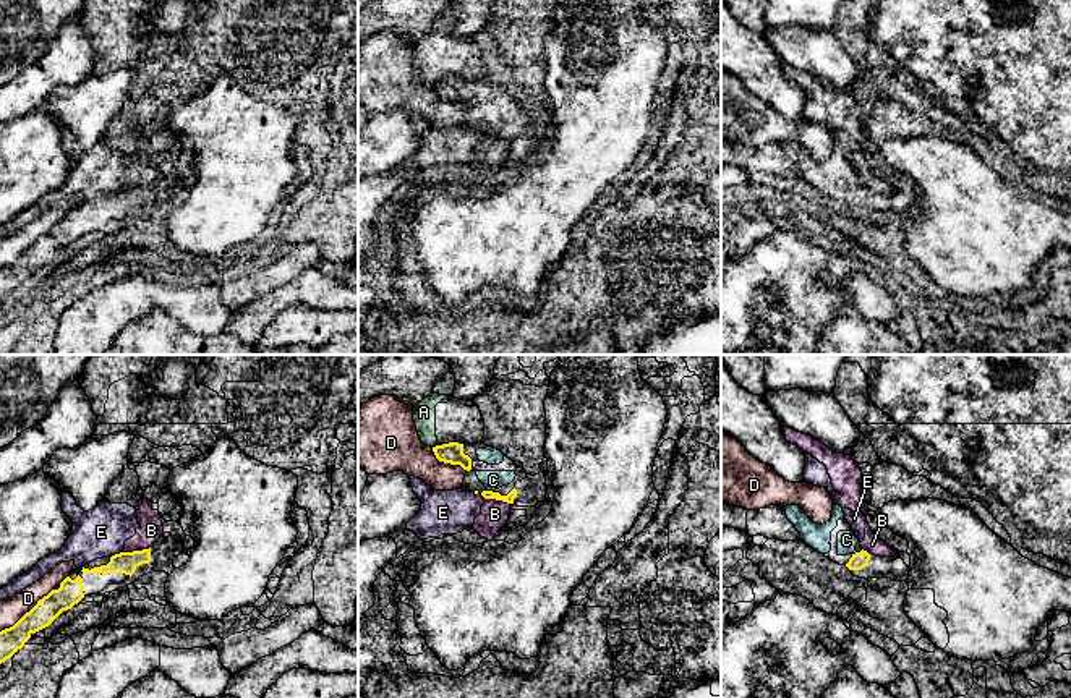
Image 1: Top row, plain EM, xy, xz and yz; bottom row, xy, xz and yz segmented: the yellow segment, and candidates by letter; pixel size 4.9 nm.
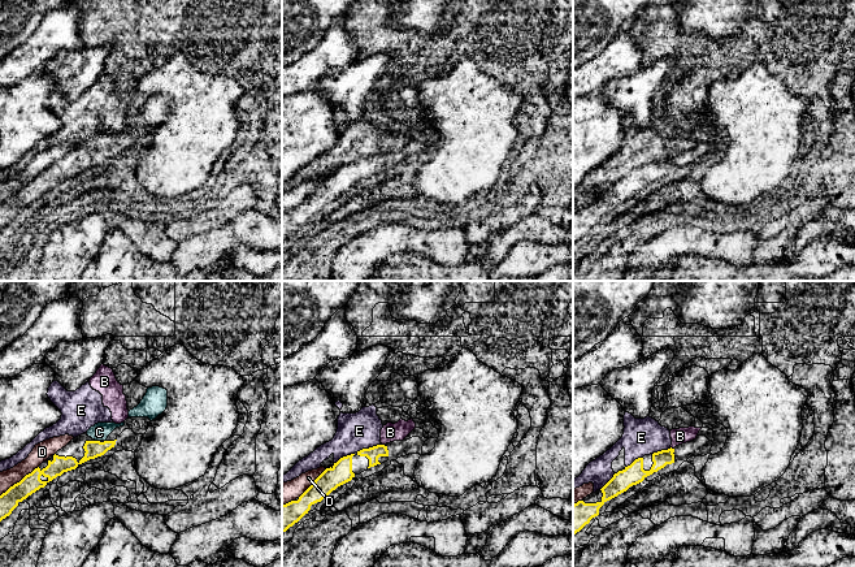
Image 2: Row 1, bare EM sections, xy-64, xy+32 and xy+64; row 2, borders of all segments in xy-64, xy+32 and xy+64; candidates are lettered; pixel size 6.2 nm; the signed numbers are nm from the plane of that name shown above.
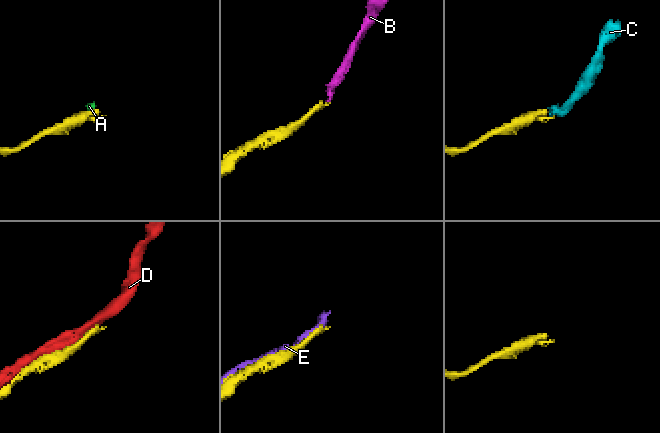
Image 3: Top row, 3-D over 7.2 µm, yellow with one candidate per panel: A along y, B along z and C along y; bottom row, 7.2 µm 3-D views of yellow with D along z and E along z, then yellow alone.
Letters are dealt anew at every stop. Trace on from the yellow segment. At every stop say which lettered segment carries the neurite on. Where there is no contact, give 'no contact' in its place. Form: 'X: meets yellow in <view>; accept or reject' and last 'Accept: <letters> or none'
A: meets yellow in xz; reject
B: meets yellow in xy; reject
C: meets yellow in xz; accept
D: meets yellow in xy; reject
E: meets yellow in xy; reject
Accept: C

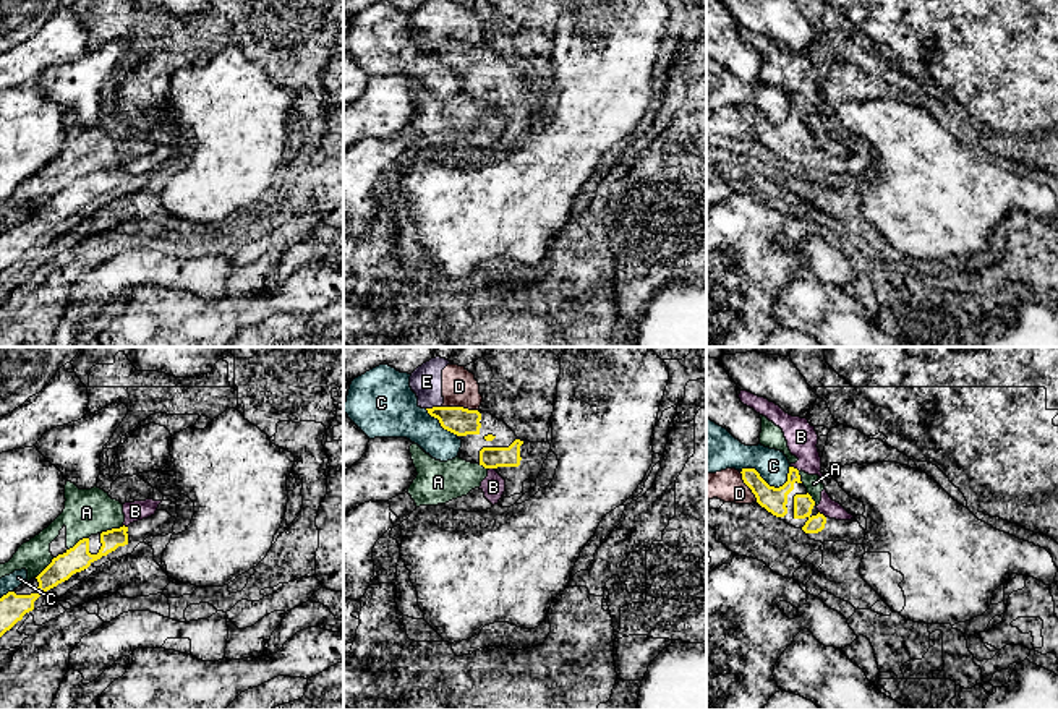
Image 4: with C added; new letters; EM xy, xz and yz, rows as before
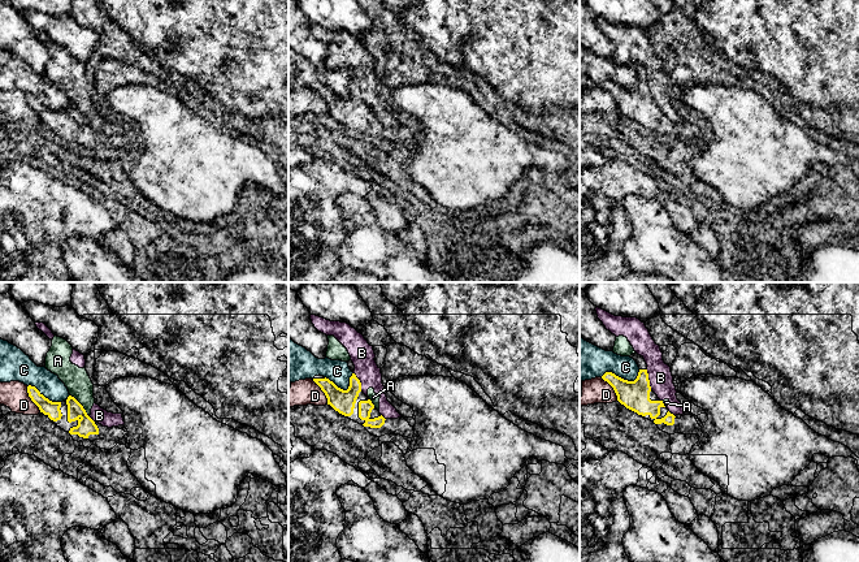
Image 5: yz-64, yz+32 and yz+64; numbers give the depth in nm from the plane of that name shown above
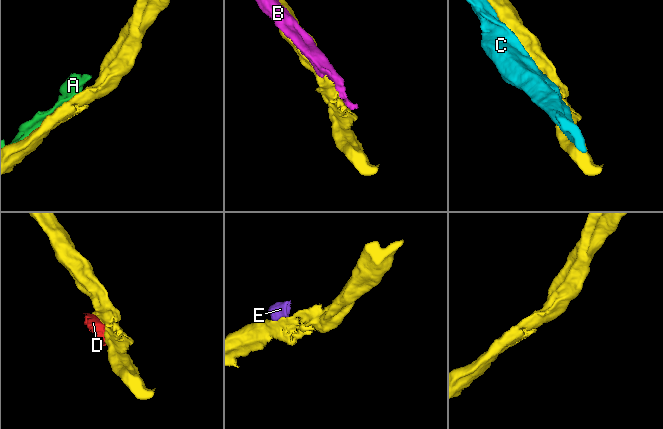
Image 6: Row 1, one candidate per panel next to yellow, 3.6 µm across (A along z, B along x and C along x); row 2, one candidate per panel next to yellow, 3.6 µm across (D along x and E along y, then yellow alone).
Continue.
A: meets yellow in xy; reject
B: meets yellow in yz; reject
C: meets yellow in yz; reject
D: meets yellow in xz; reject
E: meets yellow in xz; reject
Accept: none

